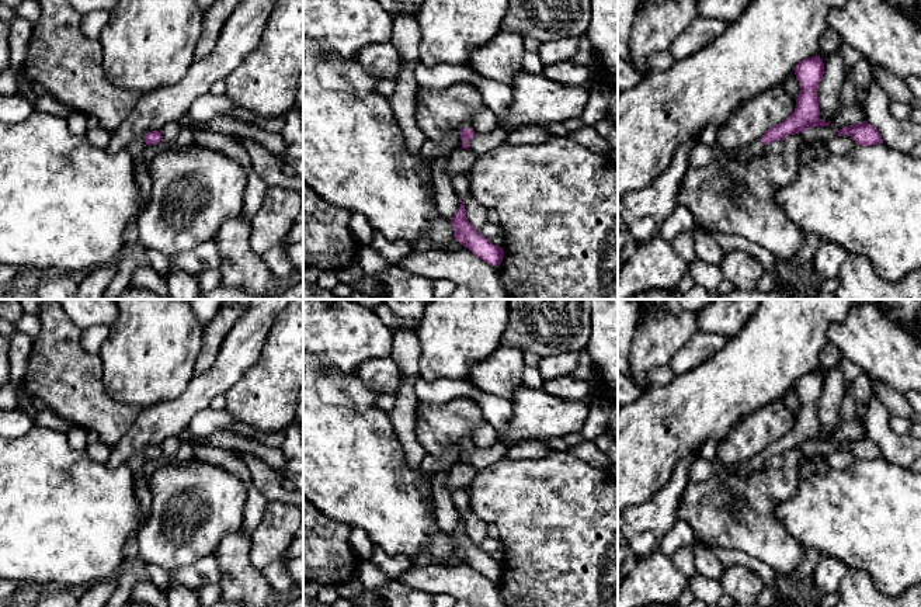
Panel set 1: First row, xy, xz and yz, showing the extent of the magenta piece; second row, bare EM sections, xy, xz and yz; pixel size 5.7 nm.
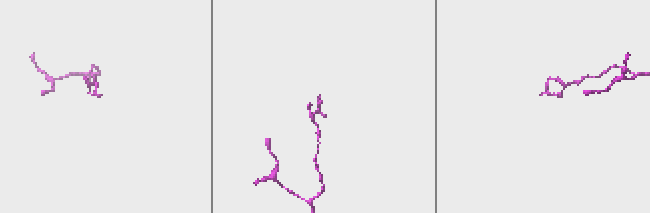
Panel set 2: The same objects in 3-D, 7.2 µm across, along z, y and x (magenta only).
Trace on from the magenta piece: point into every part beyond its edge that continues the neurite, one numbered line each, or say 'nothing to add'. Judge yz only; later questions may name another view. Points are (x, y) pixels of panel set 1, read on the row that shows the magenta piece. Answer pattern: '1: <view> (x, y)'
1: yz (757, 148)

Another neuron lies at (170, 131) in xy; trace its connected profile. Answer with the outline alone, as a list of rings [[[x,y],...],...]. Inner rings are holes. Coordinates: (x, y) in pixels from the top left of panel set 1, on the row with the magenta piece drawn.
[[[171,121],[167,122],[161,129],[161,136],[167,142],[173,142],[181,132],[181,122],[180,121]]]

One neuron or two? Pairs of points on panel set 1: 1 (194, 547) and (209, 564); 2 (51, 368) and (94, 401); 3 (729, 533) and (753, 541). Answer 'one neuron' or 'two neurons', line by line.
1: two neurons
2: one neuron
3: one neuron

